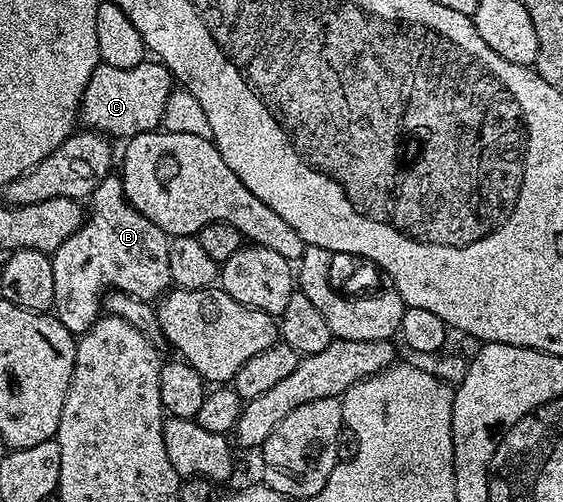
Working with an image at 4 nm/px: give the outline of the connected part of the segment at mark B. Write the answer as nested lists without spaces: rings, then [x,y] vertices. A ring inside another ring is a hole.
[[[118,173],[108,174],[101,184],[89,195],[89,203],[85,210],[85,217],[81,228],[61,244],[51,255],[53,264],[53,317],[73,335],[85,333],[95,323],[95,319],[101,314],[101,299],[106,291],[120,290],[129,296],[135,296],[145,302],[158,300],[167,293],[172,285],[169,276],[169,244],[171,238],[153,224],[137,208],[133,208],[128,202],[123,191],[123,180]]]

